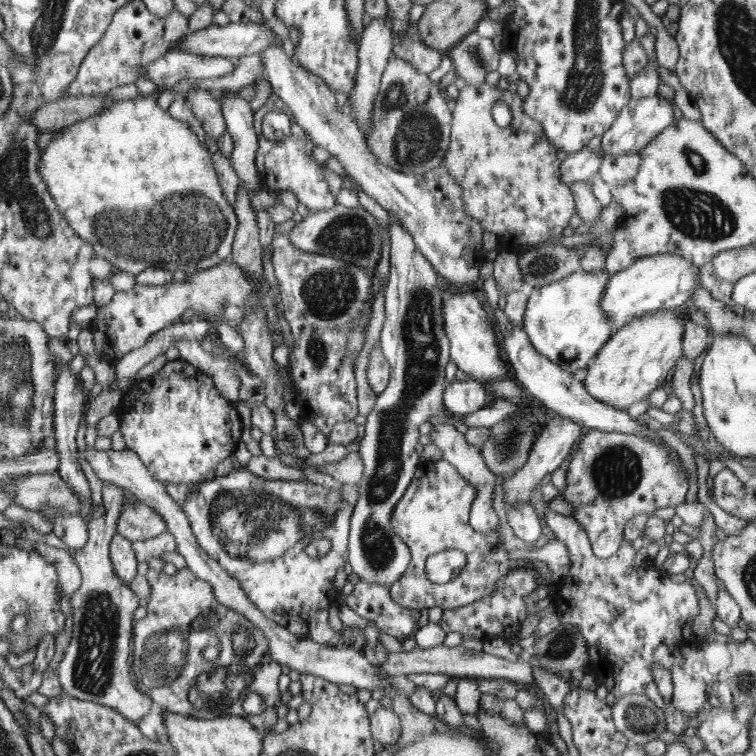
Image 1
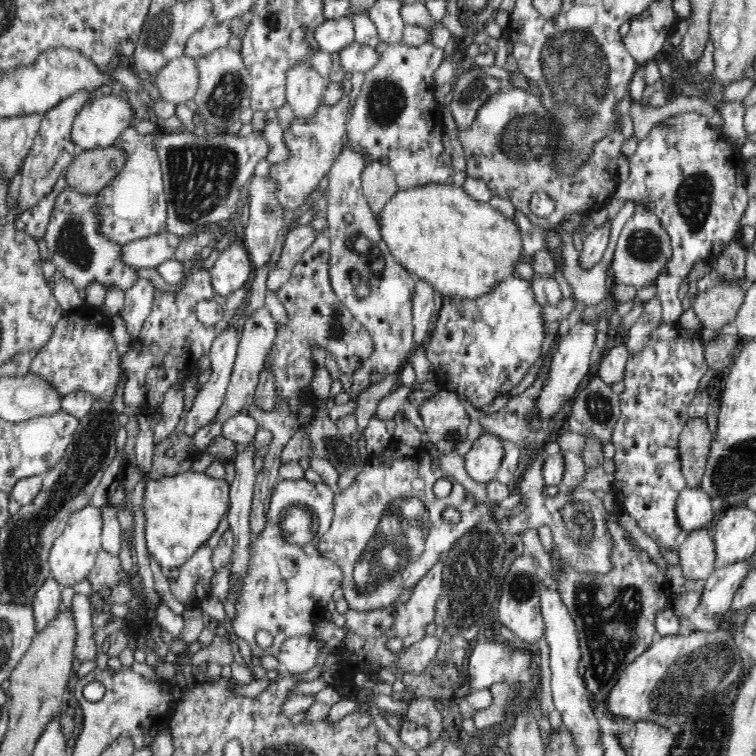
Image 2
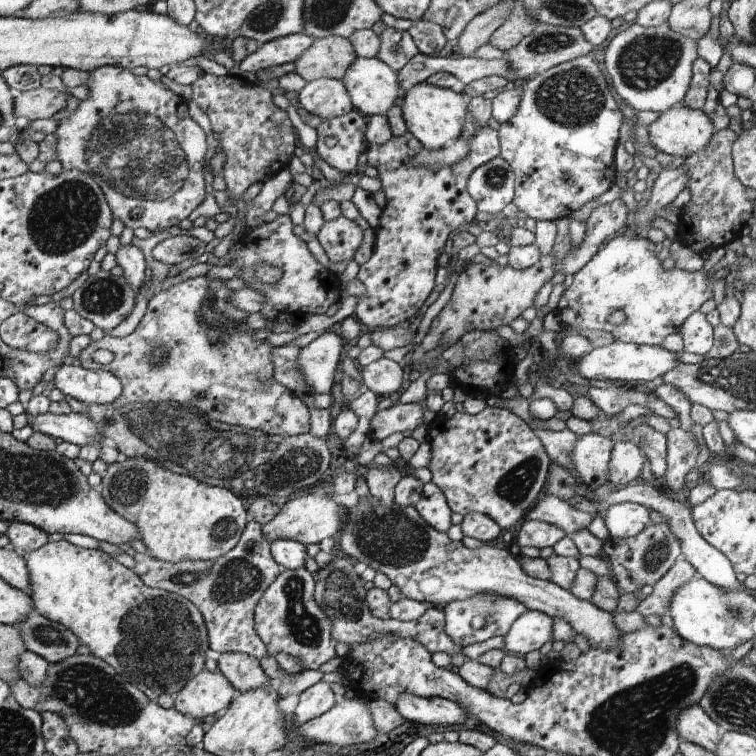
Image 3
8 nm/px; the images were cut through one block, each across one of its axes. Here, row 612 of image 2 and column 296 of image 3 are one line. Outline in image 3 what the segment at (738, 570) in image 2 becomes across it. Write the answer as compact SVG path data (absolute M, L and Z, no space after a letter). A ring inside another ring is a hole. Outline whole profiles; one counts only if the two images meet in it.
M318 681L310 688L307 688L300 695L300 701L293 713L294 724L302 726L306 721L330 710L338 700L332 690L332 684L324 681Z

